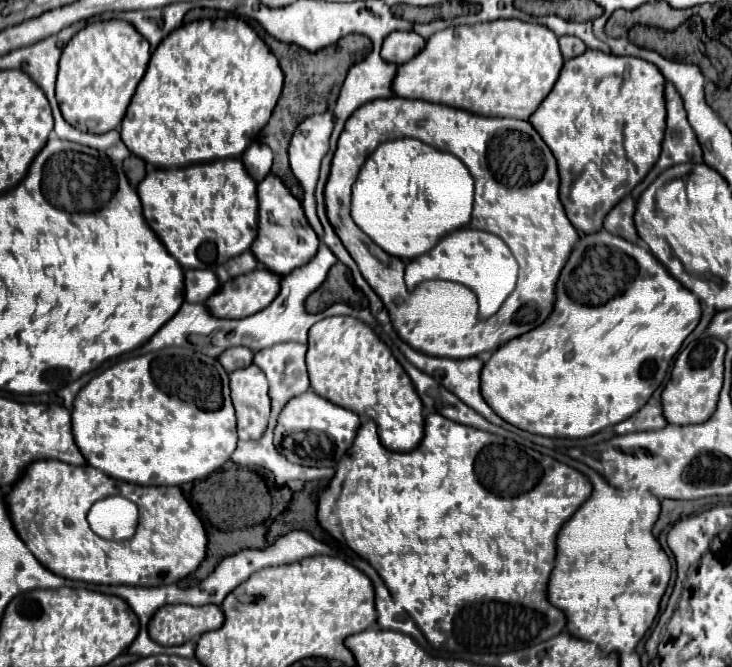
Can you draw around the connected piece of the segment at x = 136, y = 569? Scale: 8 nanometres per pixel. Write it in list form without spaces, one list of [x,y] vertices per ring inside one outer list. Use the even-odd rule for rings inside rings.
[[[49,460],[49,462],[33,462],[21,482],[13,486],[7,494],[7,508],[13,520],[13,526],[21,540],[35,552],[41,550],[41,562],[53,574],[69,578],[69,580],[83,580],[91,584],[127,584],[127,586],[163,586],[163,584],[177,584],[179,580],[193,574],[199,564],[207,556],[207,532],[199,516],[195,514],[193,506],[185,498],[183,490],[177,486],[139,486],[129,484],[123,480],[115,480],[93,466],[69,466],[65,462]],[[121,494],[137,504],[139,508],[139,526],[133,538],[113,542],[99,538],[87,524],[87,512],[93,502]]]

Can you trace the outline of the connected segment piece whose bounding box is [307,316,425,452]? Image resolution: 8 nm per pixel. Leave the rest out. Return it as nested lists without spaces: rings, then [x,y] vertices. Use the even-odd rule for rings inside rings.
[[[331,316],[317,322],[309,330],[307,370],[313,392],[359,416],[373,418],[385,448],[409,452],[423,440],[423,402],[417,398],[413,382],[409,382],[409,376],[393,358],[391,350],[363,320],[353,316]]]

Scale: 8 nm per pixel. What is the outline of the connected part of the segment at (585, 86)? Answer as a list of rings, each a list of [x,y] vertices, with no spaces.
[[[587,50],[585,54],[565,60],[559,80],[549,96],[541,102],[535,114],[529,118],[535,130],[545,138],[547,146],[559,164],[561,188],[559,196],[571,224],[585,234],[603,228],[603,220],[609,210],[647,176],[661,154],[661,142],[665,136],[665,78],[661,70],[643,60],[631,56],[605,54],[601,50]]]

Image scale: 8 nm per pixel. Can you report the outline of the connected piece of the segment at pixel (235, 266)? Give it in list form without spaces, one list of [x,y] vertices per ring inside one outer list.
[[[247,250],[247,252],[243,252],[241,256],[237,256],[237,258],[225,262],[225,264],[221,264],[215,272],[217,272],[217,276],[219,276],[219,282],[227,282],[229,278],[235,278],[235,276],[239,276],[239,274],[251,272],[251,270],[255,270],[257,266],[259,266],[257,258],[253,256],[251,250]]]

